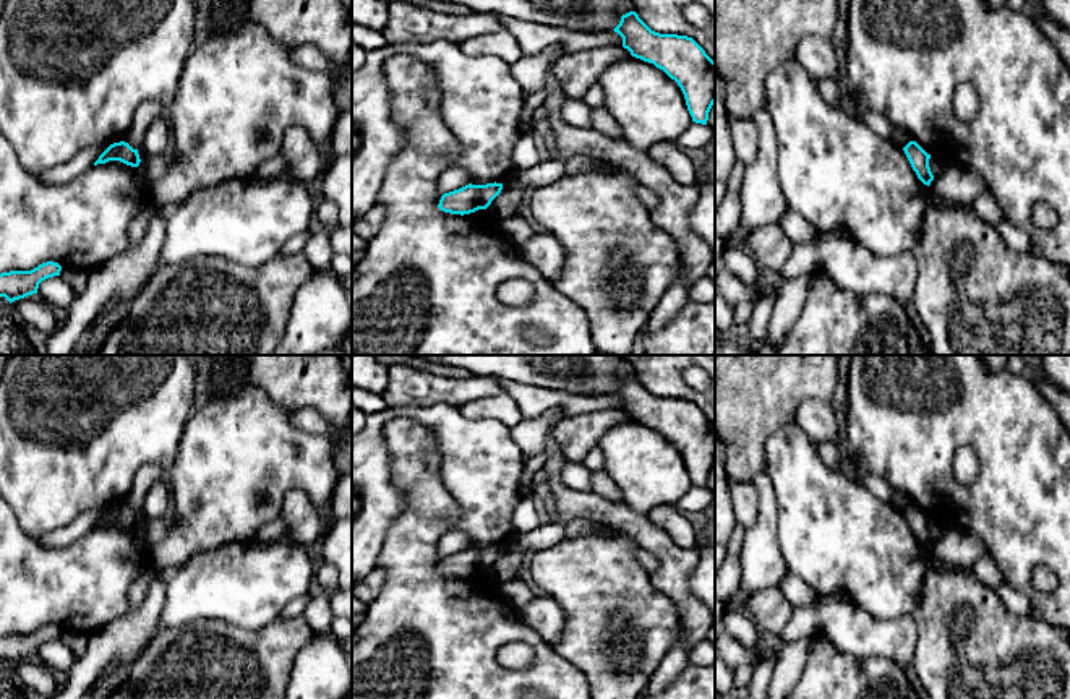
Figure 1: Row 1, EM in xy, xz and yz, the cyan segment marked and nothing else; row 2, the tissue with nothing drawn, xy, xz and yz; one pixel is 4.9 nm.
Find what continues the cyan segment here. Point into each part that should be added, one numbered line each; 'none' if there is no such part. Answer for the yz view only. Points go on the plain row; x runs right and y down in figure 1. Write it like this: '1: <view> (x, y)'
none

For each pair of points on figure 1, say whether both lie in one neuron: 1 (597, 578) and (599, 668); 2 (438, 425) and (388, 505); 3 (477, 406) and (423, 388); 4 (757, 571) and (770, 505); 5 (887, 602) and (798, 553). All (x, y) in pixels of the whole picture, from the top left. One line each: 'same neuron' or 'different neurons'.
1: same neuron
2: same neuron
3: different neurons
4: same neuron
5: same neuron

